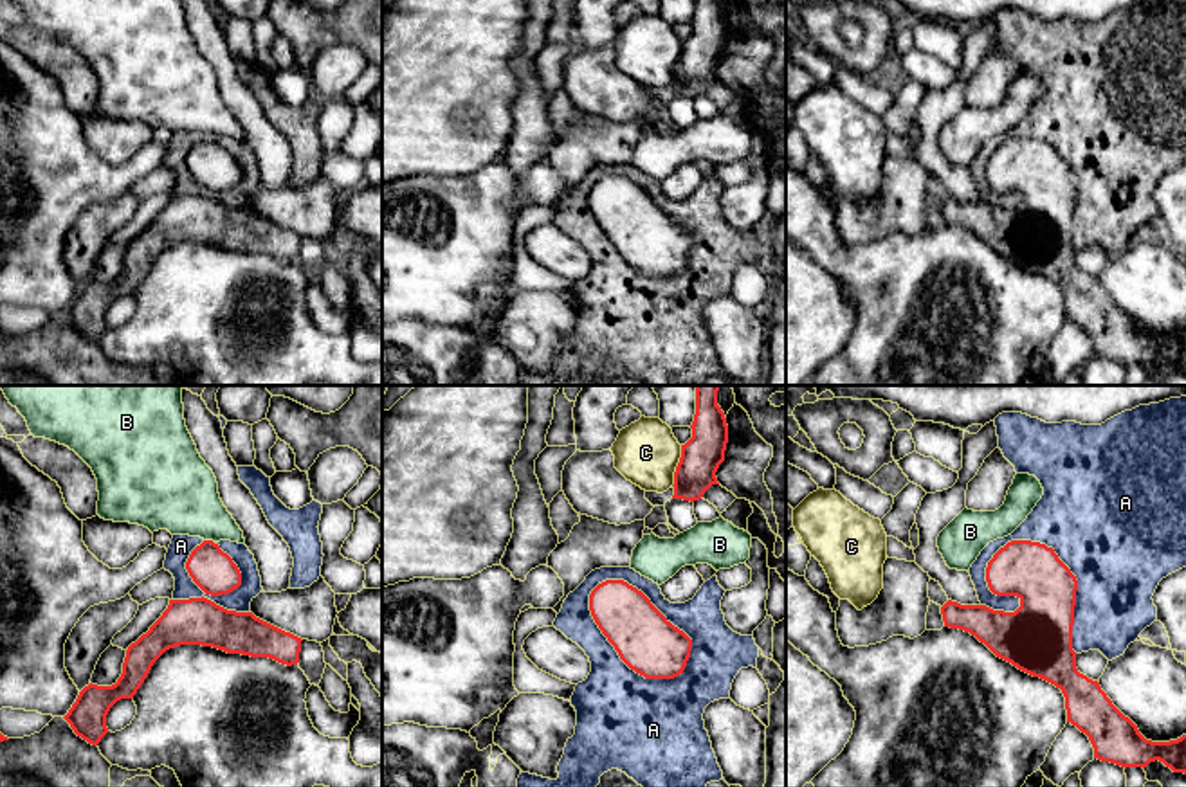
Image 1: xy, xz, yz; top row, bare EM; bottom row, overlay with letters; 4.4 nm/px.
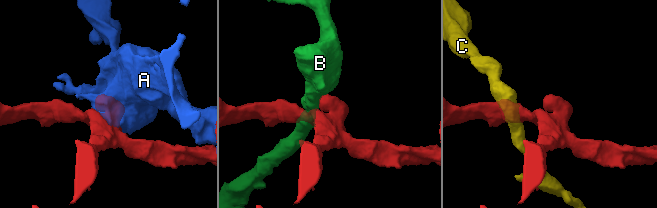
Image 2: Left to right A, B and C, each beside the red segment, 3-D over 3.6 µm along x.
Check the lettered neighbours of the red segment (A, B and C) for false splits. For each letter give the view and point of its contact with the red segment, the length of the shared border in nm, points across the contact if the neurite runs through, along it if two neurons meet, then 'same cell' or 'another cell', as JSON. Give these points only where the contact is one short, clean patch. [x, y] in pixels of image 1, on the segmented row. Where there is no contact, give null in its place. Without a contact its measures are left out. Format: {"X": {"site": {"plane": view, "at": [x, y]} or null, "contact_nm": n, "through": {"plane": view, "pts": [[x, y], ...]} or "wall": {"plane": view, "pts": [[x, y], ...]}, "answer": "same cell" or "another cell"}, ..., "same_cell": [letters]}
{"A": {"site": {"plane": "yz", "at": [1075, 578]}, "contact_nm": 600, "answer": "another cell"}, "B": {"site": {"plane": "xy", "at": [209, 541]}, "contact_nm": 50, "wall": {"plane": "xy", "pts": [[204, 539], [213, 542]]}, "answer": "another cell"}, "C": {"site": {"plane": "xz", "at": [678, 465]}, "contact_nm": 190, "answer": "another cell"}, "same_cell": []}

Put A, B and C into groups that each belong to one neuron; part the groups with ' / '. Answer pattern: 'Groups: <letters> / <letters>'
Groups: A / B / C

